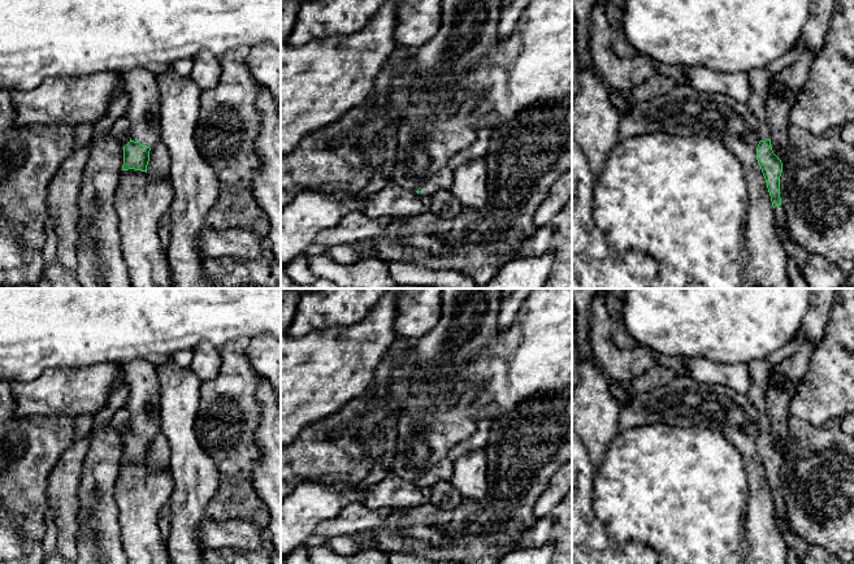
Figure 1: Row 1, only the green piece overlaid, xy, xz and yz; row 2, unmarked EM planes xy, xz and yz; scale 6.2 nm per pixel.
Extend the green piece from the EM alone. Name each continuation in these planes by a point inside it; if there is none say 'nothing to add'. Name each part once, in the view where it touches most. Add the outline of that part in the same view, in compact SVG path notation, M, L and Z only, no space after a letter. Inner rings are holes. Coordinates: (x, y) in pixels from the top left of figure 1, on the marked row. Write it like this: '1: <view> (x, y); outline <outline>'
1: xy (141, 85); outline M135 68L121 74L129 95L127 116L131 122L131 140L151 149L160 142L160 99L157 74Z
2: yz (781, 222); outline M783 205L775 207L773 212L775 212L775 217L776 217L776 225L781 229L788 230L788 222L786 222L786 217L785 217Z

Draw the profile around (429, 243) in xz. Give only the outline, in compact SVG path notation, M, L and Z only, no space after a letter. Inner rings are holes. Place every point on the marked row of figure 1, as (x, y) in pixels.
M403 225L402 227L404 230L404 234L400 238L400 243L403 244L420 250L425 253L439 253L450 248L446 240L434 233L425 234L420 231L413 231L407 225Z

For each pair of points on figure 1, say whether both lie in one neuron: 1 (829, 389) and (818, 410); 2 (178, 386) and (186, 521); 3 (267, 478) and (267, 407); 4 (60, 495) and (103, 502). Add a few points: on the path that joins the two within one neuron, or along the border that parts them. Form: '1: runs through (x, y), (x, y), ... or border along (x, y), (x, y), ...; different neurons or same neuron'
1: runs through (824, 394), (818, 400), (818, 404); same neuron
2: runs through (178, 420), (186, 454), (186, 487); same neuron
3: runs through (267, 460), (267, 425); same neuron
4: border along (82, 468), (78, 489), (78, 529); different neurons

